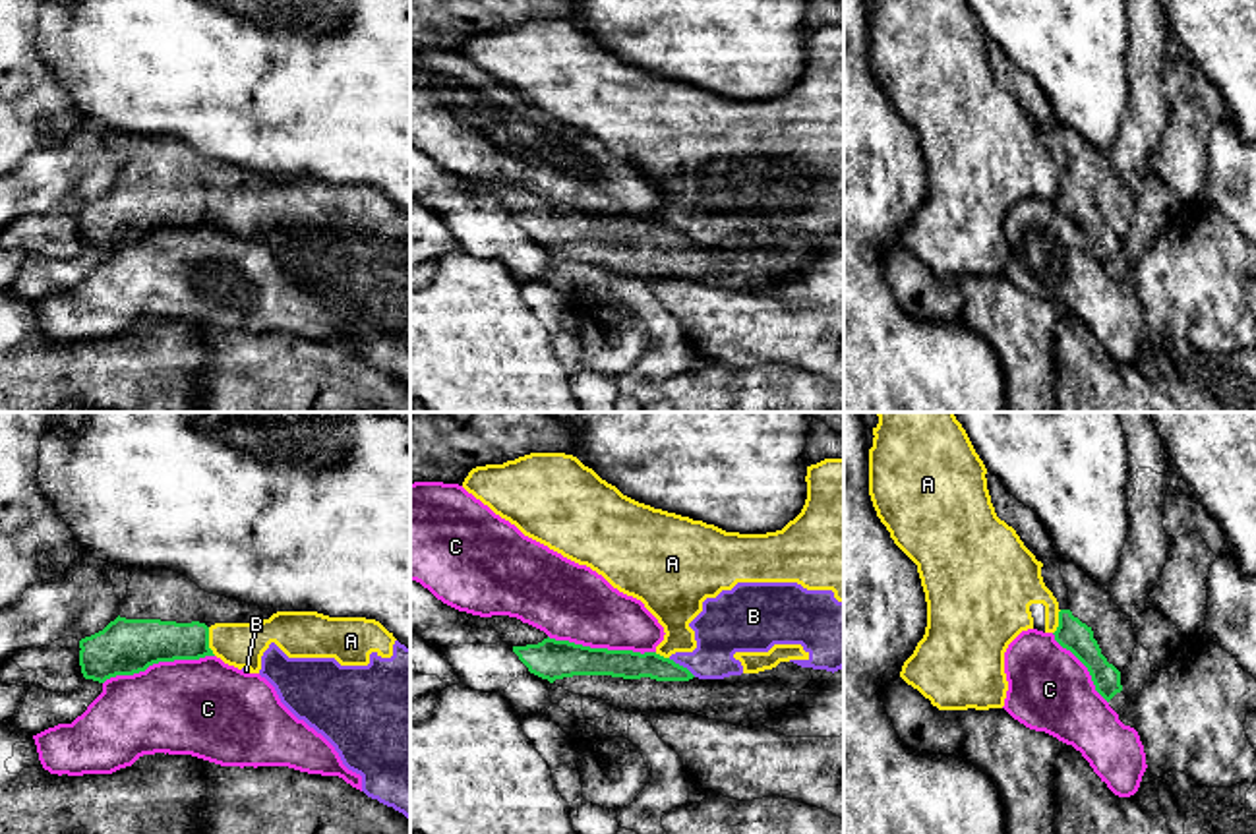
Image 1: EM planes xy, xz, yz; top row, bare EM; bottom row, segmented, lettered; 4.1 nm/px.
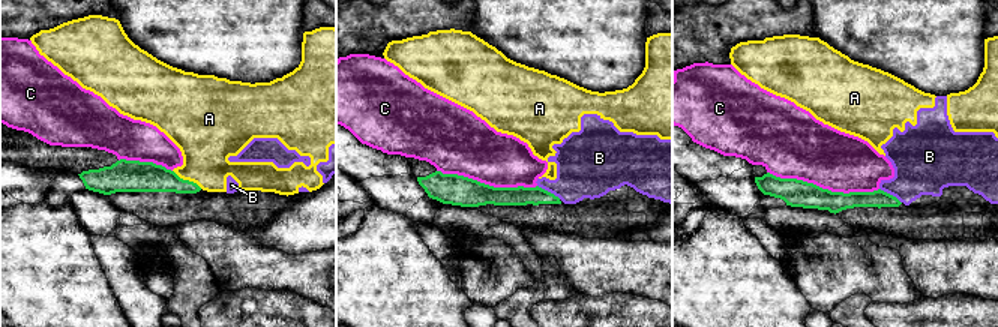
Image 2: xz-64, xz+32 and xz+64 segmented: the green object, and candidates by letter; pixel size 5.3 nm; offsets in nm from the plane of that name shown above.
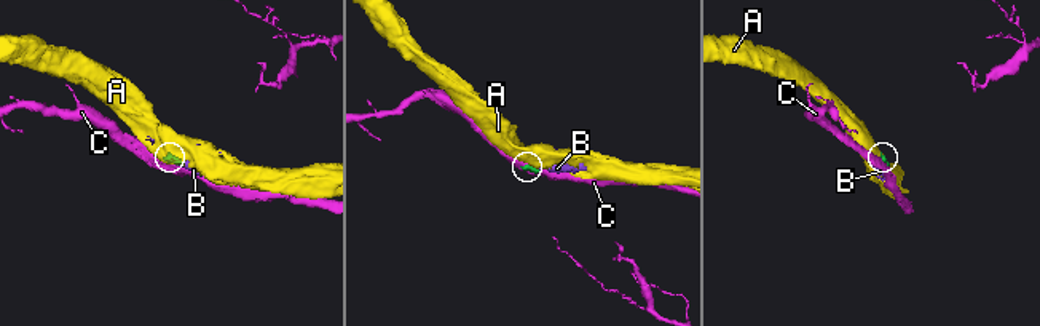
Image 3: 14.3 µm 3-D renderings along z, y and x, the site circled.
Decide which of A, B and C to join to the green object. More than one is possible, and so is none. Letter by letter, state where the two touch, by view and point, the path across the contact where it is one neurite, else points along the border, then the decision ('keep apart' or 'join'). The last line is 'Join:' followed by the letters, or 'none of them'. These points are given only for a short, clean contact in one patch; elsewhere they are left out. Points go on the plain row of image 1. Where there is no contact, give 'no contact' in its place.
A: meets green in xy at (208, 208); keep apart
B: meets green in xz at (682, 233); border along xz (668, 225), (686, 233), (695, 242); keep apart
C: meets green in xy at (157, 229); keep apart
Join: none of them

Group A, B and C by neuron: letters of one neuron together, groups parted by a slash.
A B / C

